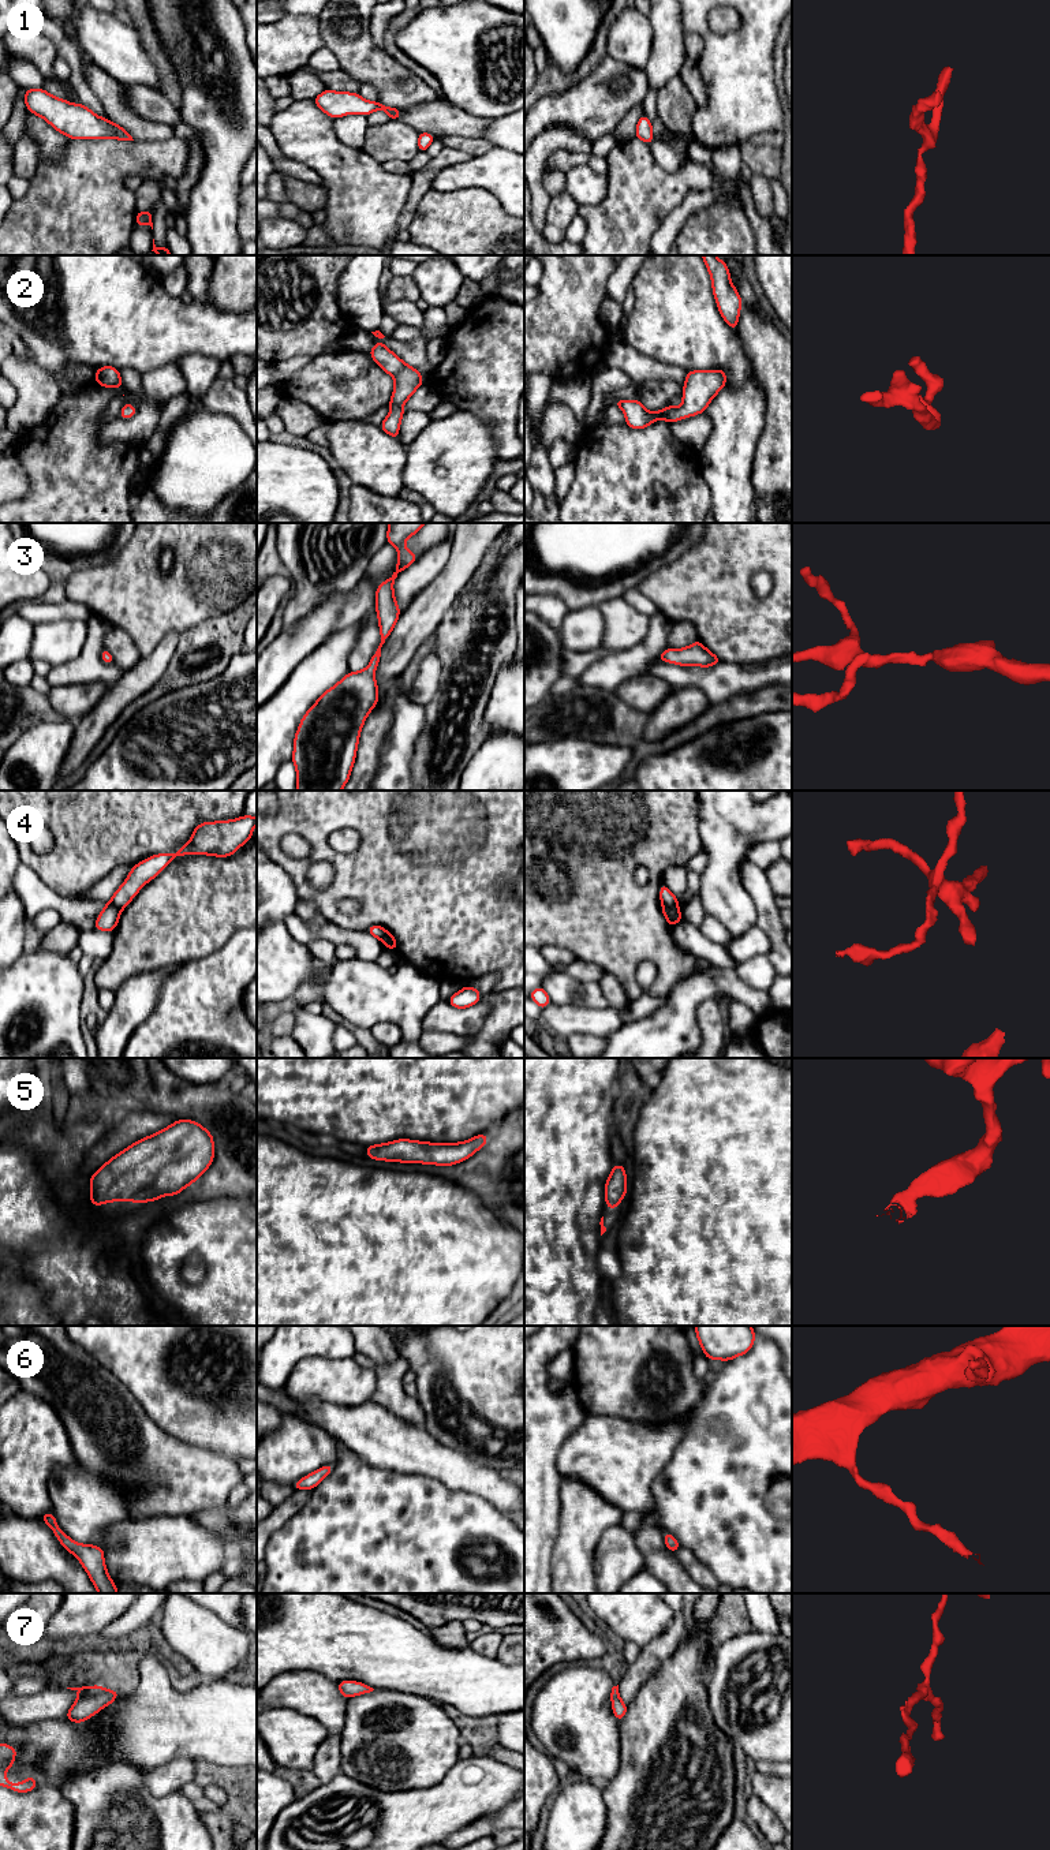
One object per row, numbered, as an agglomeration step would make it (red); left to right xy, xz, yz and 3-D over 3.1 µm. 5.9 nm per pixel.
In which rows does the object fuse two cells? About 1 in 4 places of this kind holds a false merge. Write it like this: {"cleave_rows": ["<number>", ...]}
{"cleave_rows": ["4"]}

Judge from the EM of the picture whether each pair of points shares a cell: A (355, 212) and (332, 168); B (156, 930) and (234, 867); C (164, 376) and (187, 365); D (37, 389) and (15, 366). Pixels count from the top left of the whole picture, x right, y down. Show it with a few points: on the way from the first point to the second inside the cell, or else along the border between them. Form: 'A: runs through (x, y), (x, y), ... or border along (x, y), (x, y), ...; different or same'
A: runs through (355, 201), (355, 191), (343, 179); same
B: runs through (175, 918), (187, 912), (215, 886); same
C: border along (178, 362), (187, 389); different
D: runs through (32, 384), (19, 372); same

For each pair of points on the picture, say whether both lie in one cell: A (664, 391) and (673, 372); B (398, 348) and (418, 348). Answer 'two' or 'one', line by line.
A: two
B: one

